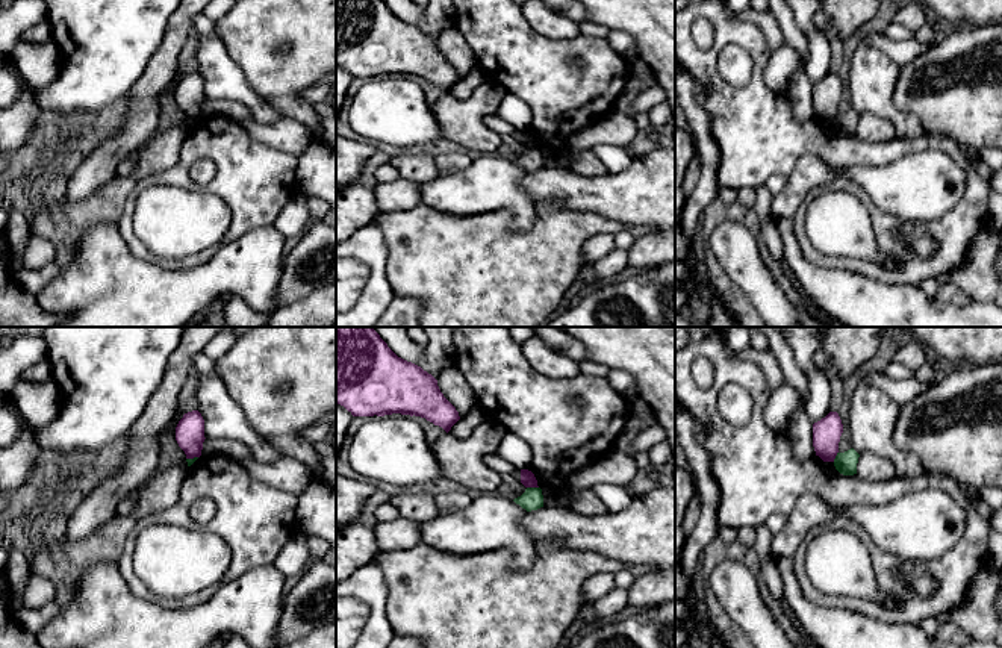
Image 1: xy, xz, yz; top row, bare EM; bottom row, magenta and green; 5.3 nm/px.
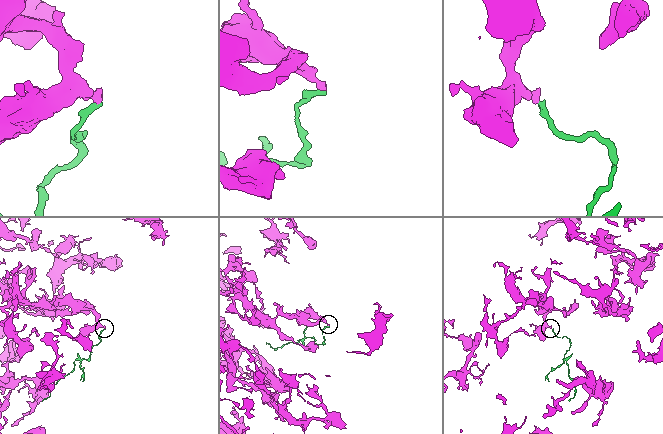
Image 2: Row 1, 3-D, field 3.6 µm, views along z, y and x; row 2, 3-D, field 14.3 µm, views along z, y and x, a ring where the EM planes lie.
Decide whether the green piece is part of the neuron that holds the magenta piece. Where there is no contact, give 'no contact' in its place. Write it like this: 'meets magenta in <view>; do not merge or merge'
meets magenta in xz; do not merge

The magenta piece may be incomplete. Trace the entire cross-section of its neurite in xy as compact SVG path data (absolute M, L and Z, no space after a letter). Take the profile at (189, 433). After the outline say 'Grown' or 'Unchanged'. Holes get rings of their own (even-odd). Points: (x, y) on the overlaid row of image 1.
M198 410L185 413L176 427L176 441L185 451L186 459L201 456L204 439L204 419L201 413Z. Unchanged

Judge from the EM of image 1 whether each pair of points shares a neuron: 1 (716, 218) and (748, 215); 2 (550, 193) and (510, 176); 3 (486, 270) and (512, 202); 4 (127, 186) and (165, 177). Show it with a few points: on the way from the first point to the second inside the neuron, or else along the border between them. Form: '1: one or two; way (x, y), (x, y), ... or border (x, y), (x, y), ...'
1: one; way (724, 215), (740, 215)
2: two; border (525, 173), (521, 186), (535, 205)
3: two; border (536, 208), (529, 229), (506, 211), (474, 214)
4: two; border (167, 168), (144, 174), (136, 182), (118, 217)

